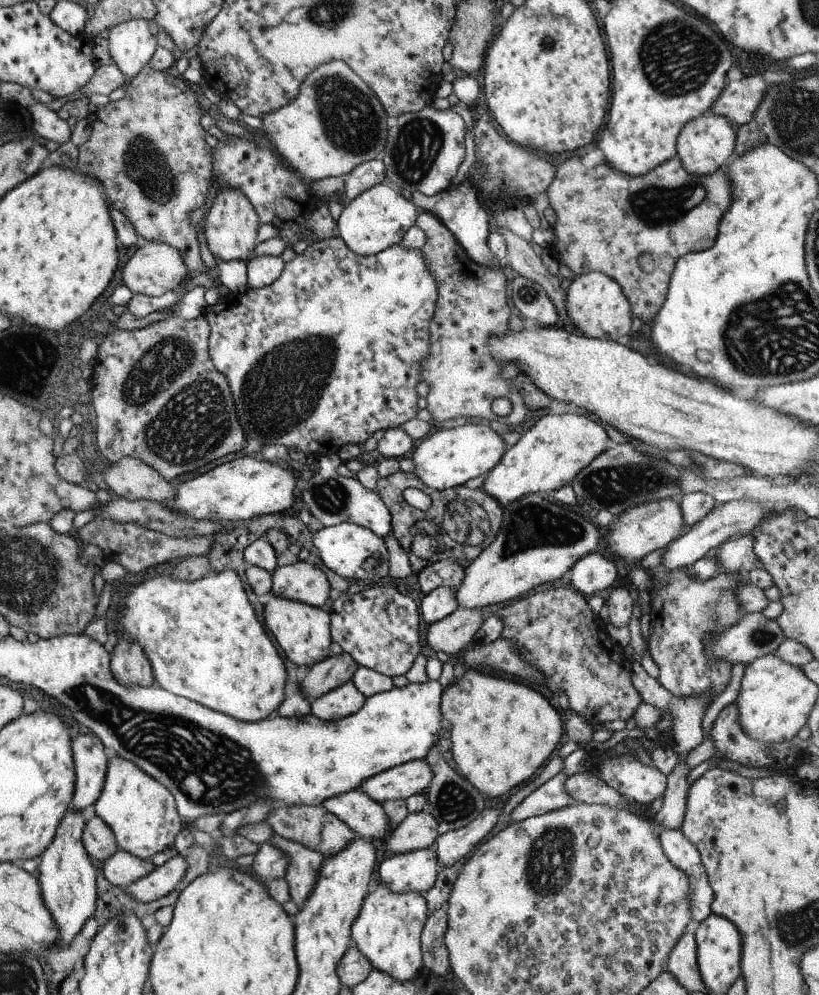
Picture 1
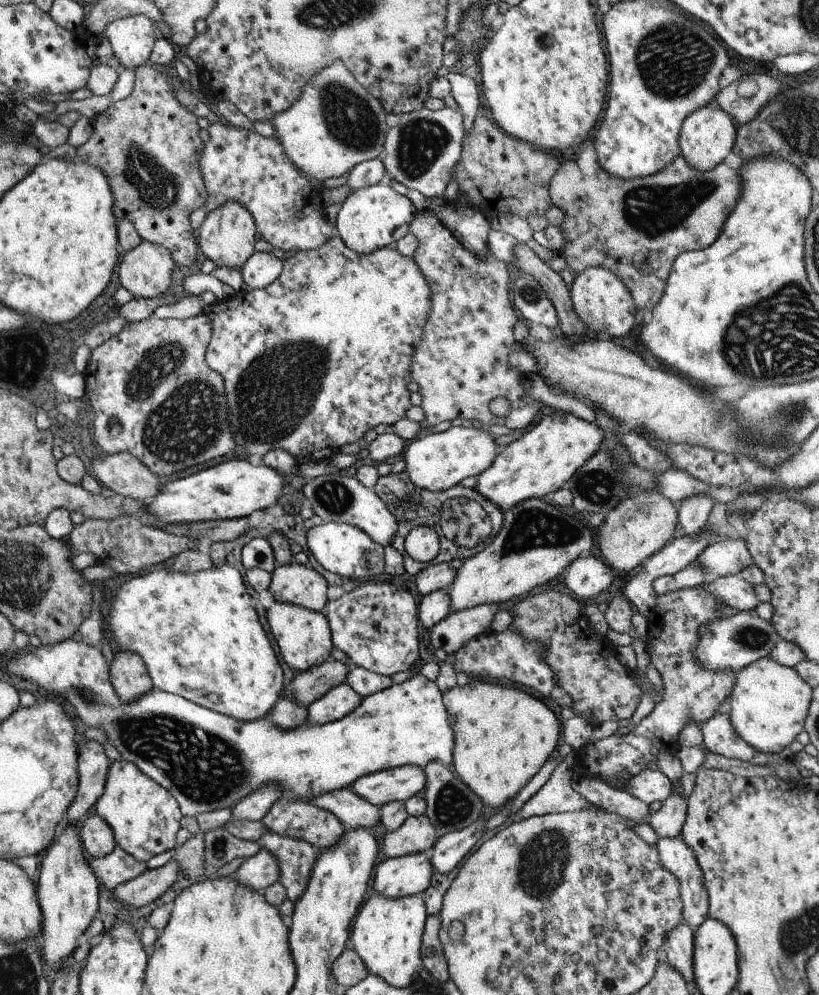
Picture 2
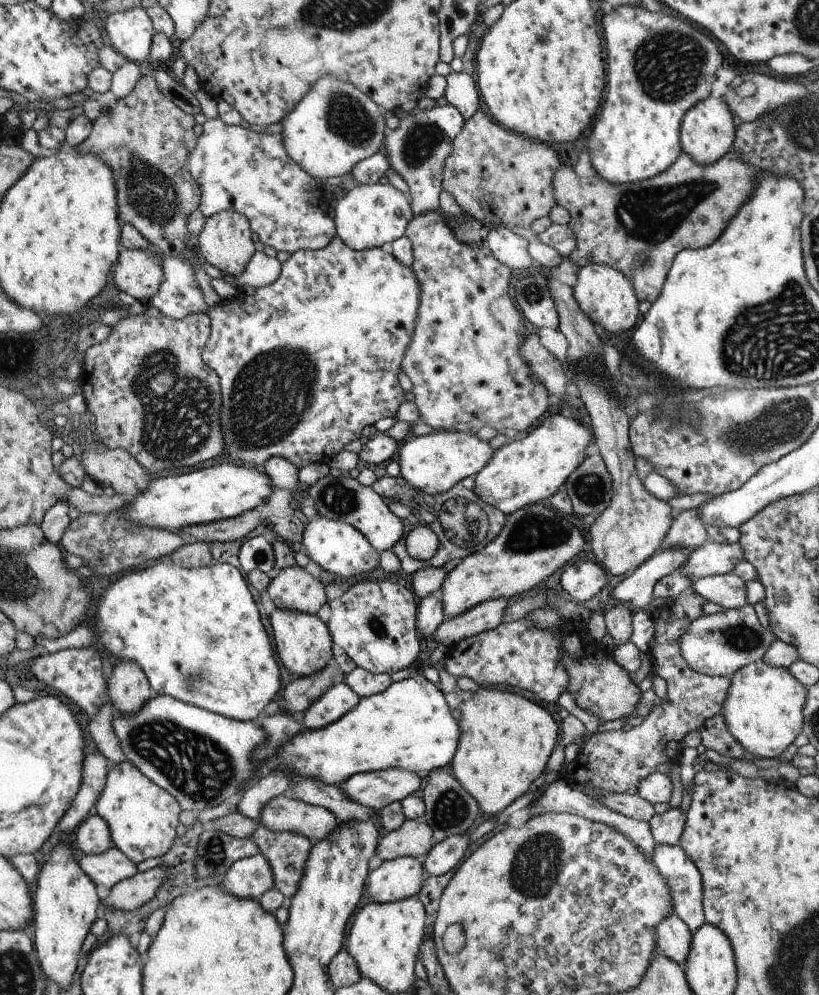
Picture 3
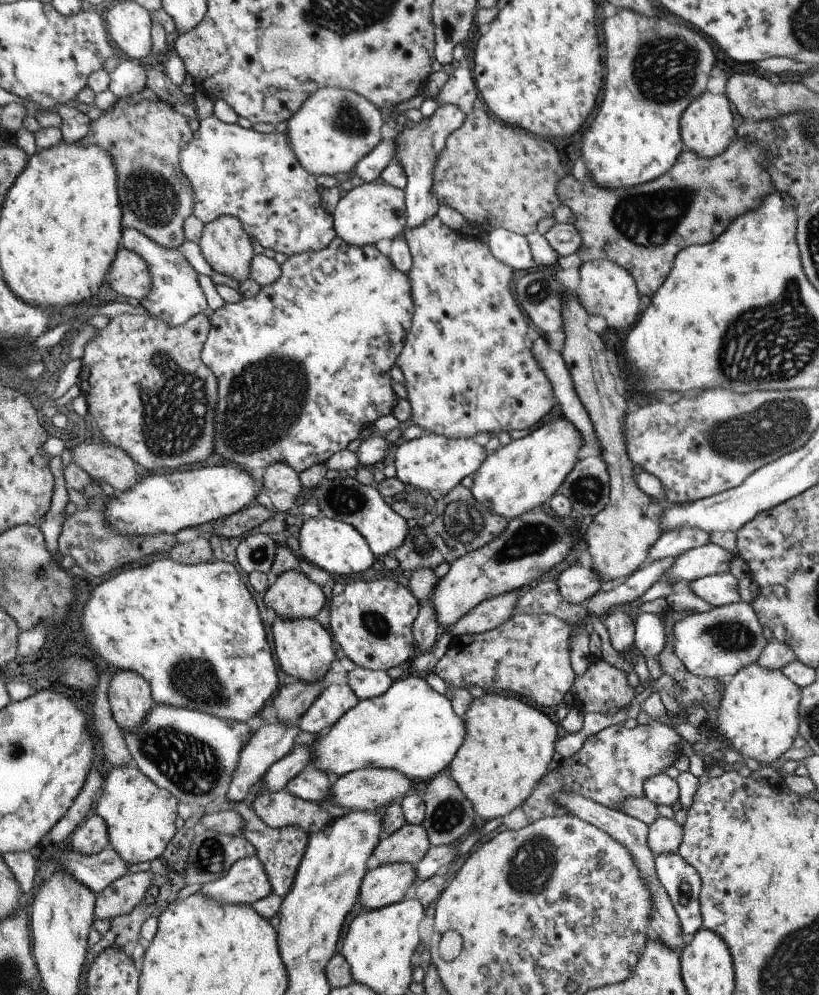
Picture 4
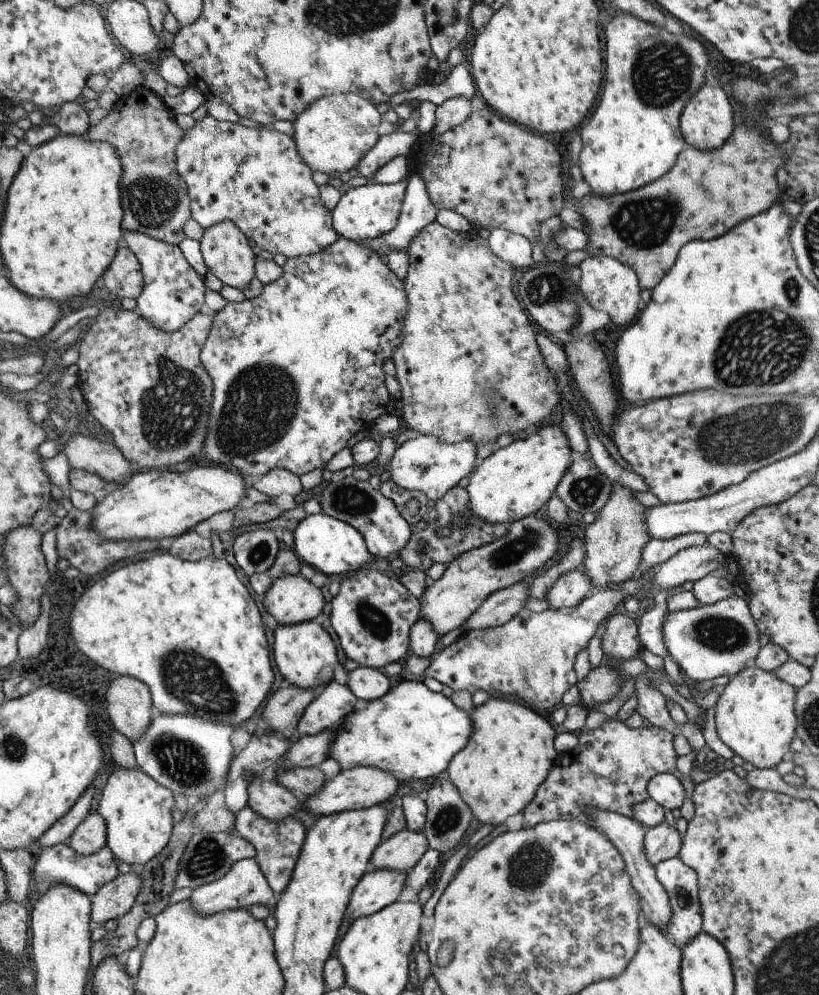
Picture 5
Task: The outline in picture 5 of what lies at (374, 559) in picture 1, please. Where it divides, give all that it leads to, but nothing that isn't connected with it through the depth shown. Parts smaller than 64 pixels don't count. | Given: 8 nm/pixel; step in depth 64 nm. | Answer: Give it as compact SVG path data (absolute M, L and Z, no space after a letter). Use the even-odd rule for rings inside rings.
M324 512L308 515L301 520L295 528L294 538L292 549L301 562L328 576L342 576L346 572L358 571L374 560L361 531L350 523L332 518Z

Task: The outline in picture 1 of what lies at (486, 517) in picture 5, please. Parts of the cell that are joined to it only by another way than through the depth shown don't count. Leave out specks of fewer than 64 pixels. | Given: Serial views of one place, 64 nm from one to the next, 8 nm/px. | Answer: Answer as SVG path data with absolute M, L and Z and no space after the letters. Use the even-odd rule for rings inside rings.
M552 411L550 414L540 417L540 420L524 436L521 436L513 447L507 447L500 462L486 474L483 489L502 507L525 494L557 491L561 486L572 483L581 470L584 470L607 449L606 440L608 438L606 430L598 422L582 416L582 414L570 414L570 412L557 414Z

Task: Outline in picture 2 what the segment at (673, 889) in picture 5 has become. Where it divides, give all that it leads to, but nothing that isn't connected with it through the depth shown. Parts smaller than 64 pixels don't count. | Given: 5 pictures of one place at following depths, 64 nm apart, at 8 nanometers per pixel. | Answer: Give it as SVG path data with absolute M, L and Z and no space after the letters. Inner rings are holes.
M681 835L677 837L660 837L656 845L662 866L666 867L672 874L675 874L681 882L683 917L692 930L696 930L708 918L709 914L709 894L696 855L686 842L684 842Z

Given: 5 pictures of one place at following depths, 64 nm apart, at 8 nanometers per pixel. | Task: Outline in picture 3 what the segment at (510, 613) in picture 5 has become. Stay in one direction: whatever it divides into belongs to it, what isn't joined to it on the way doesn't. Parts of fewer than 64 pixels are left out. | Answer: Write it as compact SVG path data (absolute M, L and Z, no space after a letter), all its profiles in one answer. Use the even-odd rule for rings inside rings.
M506 599L486 601L451 619L446 619L433 634L437 644L444 644L448 649L466 637L495 629L503 622Z

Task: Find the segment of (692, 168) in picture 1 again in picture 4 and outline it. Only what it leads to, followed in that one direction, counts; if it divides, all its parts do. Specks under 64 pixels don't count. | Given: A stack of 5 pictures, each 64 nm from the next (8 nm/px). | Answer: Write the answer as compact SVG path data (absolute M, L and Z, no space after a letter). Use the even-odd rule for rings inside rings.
M706 90L694 99L682 113L680 130L683 145L699 157L711 159L722 154L735 138L734 114L725 94L712 94Z

